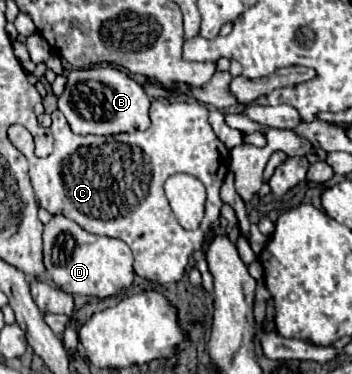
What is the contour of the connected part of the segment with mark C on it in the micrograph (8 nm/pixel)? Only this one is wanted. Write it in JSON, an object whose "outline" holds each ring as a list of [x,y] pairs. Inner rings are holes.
{"outline":[[[153,99],[149,117],[151,117],[151,129],[143,133],[119,133],[109,137],[97,137],[97,135],[75,135],[69,129],[69,123],[65,121],[65,115],[61,111],[51,113],[53,125],[51,133],[55,137],[53,153],[45,159],[29,161],[29,175],[35,189],[35,195],[39,199],[39,205],[47,209],[49,213],[61,213],[67,219],[81,225],[85,231],[95,235],[107,235],[123,239],[133,255],[135,255],[135,273],[143,279],[157,281],[157,283],[175,283],[183,277],[185,267],[189,263],[189,257],[195,251],[201,249],[207,241],[207,237],[219,227],[219,209],[223,201],[219,199],[219,187],[227,175],[229,169],[229,149],[219,141],[219,137],[213,133],[209,121],[207,121],[207,107],[199,101],[161,101]],[[103,147],[103,161],[101,161],[101,177],[99,177],[99,153]],[[173,173],[187,173],[197,177],[207,187],[207,209],[203,223],[200,223],[198,231],[185,231],[173,217],[173,211],[165,199],[163,183]]]}

